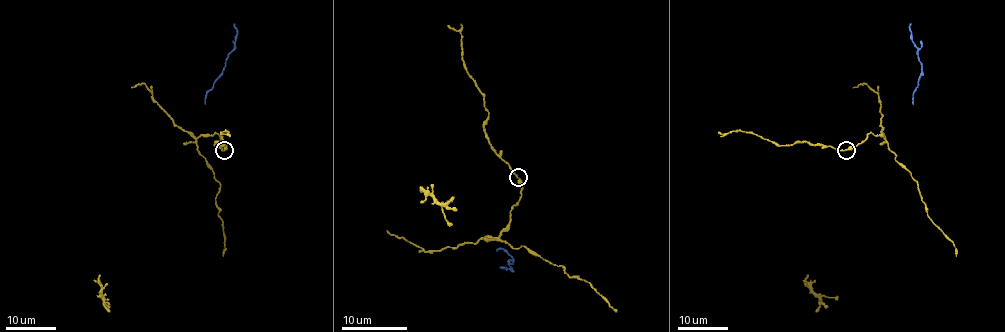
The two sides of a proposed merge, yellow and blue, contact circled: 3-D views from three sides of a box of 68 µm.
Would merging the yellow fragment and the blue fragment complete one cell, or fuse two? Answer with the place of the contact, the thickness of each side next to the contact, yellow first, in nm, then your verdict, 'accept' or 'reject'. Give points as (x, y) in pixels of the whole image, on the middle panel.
place (518, 177); calibres 260 and 70 nm; accept

